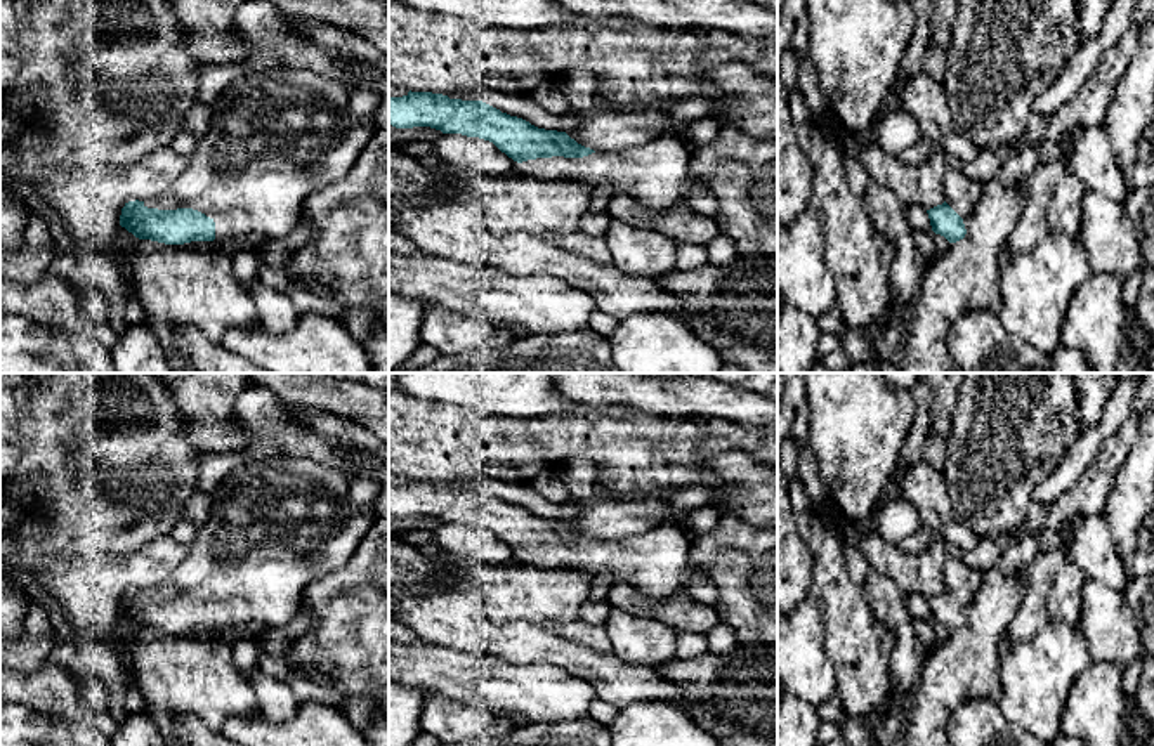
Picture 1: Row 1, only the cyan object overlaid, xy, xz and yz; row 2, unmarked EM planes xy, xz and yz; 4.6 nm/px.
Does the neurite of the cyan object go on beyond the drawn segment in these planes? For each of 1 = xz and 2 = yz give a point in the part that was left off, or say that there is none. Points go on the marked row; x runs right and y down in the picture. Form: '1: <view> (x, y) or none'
1: xz (658, 174)
2: yz (962, 193)

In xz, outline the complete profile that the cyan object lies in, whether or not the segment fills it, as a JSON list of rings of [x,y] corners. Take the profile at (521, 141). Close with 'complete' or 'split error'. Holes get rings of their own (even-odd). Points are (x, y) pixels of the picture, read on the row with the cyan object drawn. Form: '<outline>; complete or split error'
[[[411,90],[389,99],[389,125],[479,137],[517,161],[526,175],[576,180],[592,189],[609,186],[651,208],[684,205],[689,191],[708,187],[691,173],[692,151],[670,135],[625,151],[595,153],[566,132],[538,128],[482,101]]]; split error

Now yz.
[[[949,170],[942,177],[942,189],[946,201],[927,210],[927,213],[932,231],[944,236],[949,243],[956,243],[967,234],[963,219],[977,205],[982,184],[965,177],[958,170]]]; split error

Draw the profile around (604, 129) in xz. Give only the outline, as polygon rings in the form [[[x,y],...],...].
[[[600,102],[574,115],[578,128],[567,135],[595,153],[625,151],[665,135],[680,137],[687,127],[687,123],[670,127],[663,106],[613,108]]]

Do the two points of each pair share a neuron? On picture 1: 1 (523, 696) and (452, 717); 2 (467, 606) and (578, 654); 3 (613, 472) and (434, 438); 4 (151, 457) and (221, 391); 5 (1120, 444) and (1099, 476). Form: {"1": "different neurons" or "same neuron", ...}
{"1": "different neurons", "2": "same neuron", "3": "same neuron", "4": "different neurons", "5": "same neuron"}

